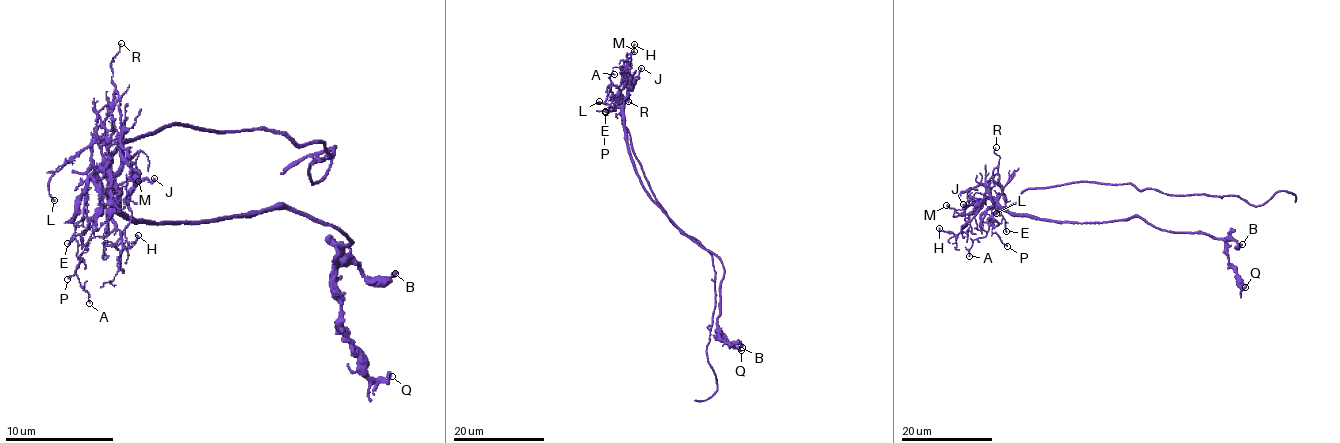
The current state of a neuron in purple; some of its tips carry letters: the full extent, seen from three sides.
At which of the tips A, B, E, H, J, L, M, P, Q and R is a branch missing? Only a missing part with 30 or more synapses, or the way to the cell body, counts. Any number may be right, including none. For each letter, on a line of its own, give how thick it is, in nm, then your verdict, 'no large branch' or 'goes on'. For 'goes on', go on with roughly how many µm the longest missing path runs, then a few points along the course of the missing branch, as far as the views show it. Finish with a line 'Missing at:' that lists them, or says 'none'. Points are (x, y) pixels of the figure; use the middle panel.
A: 90 nm | no large branch
B: 320 nm | no large branch
E: 130 nm | no large branch
H: 110 nm | no large branch
J: 170 nm | no large branch
L: 120 nm | no large branch
M: 130 nm | no large branch
P: 140 nm | no large branch
Q: 380 nm | no large branch
R: 100 nm | no large branch
Missing at: none

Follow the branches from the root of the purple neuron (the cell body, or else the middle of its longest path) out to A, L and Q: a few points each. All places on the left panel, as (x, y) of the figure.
A: (110, 160), (110, 184), (102, 203), (75, 230), (78, 257), (83, 260), (75, 276), (89, 303)
L: (110, 160), (108, 187), (108, 149), (102, 143), (89, 143), (48, 181), (48, 195), (54, 200)
Q: (110, 160), (132, 219), (292, 208), (333, 225), (351, 241), (335, 254), (341, 330), (370, 376), (392, 376)

